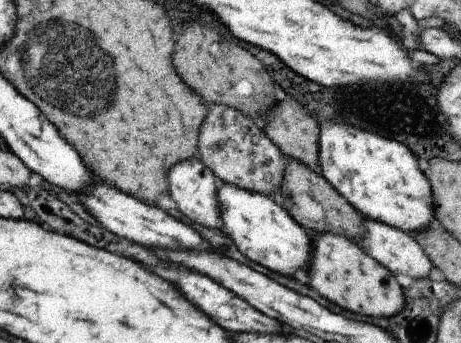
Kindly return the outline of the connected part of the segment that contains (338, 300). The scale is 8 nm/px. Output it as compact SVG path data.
M312 234L311 261L306 273L310 276L309 285L321 297L351 313L388 318L400 314L405 307L404 289L395 274L342 235Z

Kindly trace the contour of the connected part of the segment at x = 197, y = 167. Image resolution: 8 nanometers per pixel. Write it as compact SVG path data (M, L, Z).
M194 158L188 162L176 164L168 174L168 186L170 186L170 198L176 202L177 209L184 216L188 216L190 220L206 228L221 230L224 228L217 197L219 184L215 174L201 160Z

